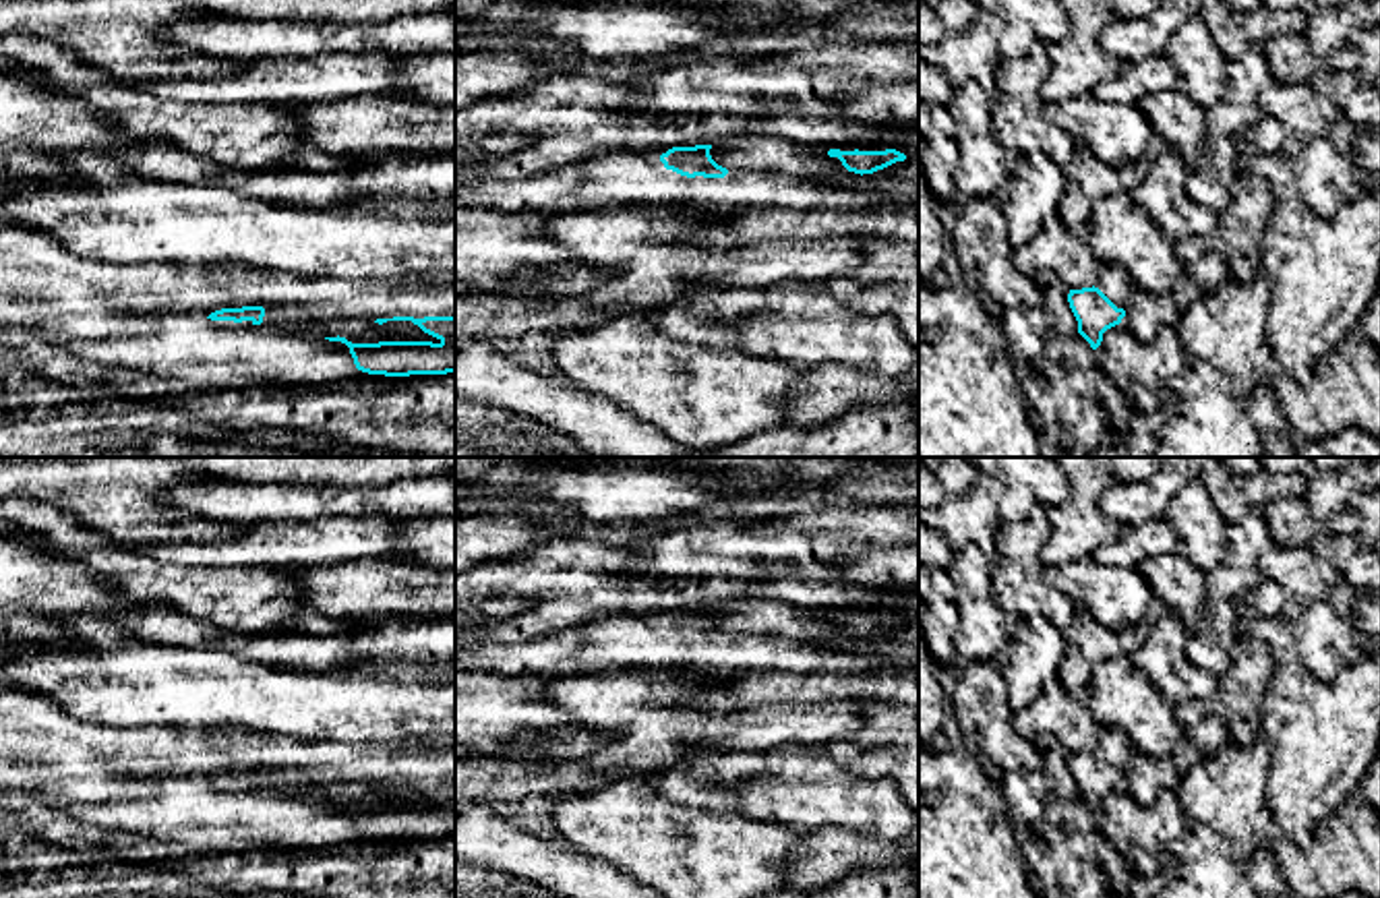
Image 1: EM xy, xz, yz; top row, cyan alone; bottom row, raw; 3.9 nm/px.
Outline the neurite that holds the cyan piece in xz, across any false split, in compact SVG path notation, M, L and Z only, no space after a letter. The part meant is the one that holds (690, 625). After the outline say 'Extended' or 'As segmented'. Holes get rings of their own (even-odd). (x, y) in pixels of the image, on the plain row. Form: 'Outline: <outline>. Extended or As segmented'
Outline: M712 608L672 610L654 617L619 615L575 625L515 643L476 643L455 639L455 670L486 670L492 675L592 675L600 670L699 668L718 672L759 670L759 635L718 629Z. Extended

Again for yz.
Outline: M1101 726L1092 751L1070 753L1068 766L1078 784L1078 797L1097 813L1107 792L1130 792L1123 768L1132 755L1128 737L1117 726Z. Extended

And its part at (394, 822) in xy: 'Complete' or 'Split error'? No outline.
Complete

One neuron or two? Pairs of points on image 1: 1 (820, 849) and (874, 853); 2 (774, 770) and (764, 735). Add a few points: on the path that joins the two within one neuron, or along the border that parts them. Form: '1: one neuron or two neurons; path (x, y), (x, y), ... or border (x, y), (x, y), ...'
1: one neuron; path (832, 853), (861, 853)
2: two neurons; border (781, 743), (762, 752), (721, 754)

